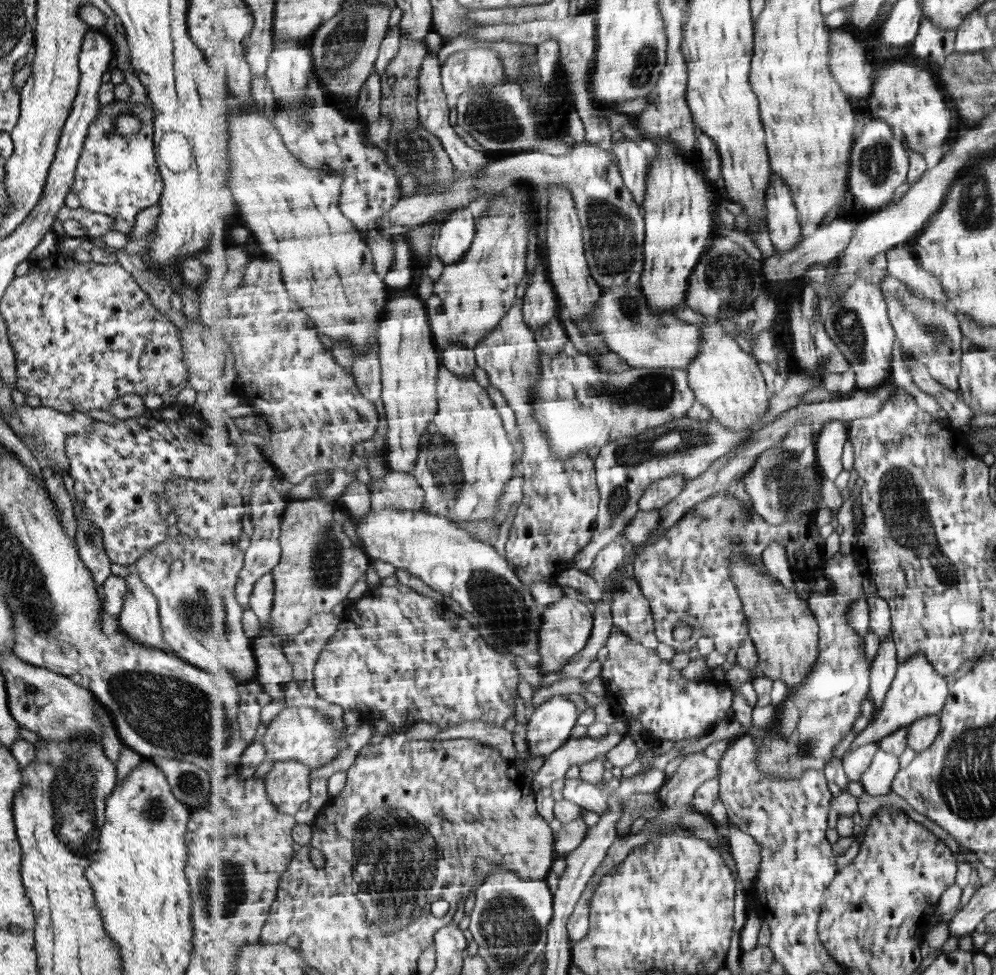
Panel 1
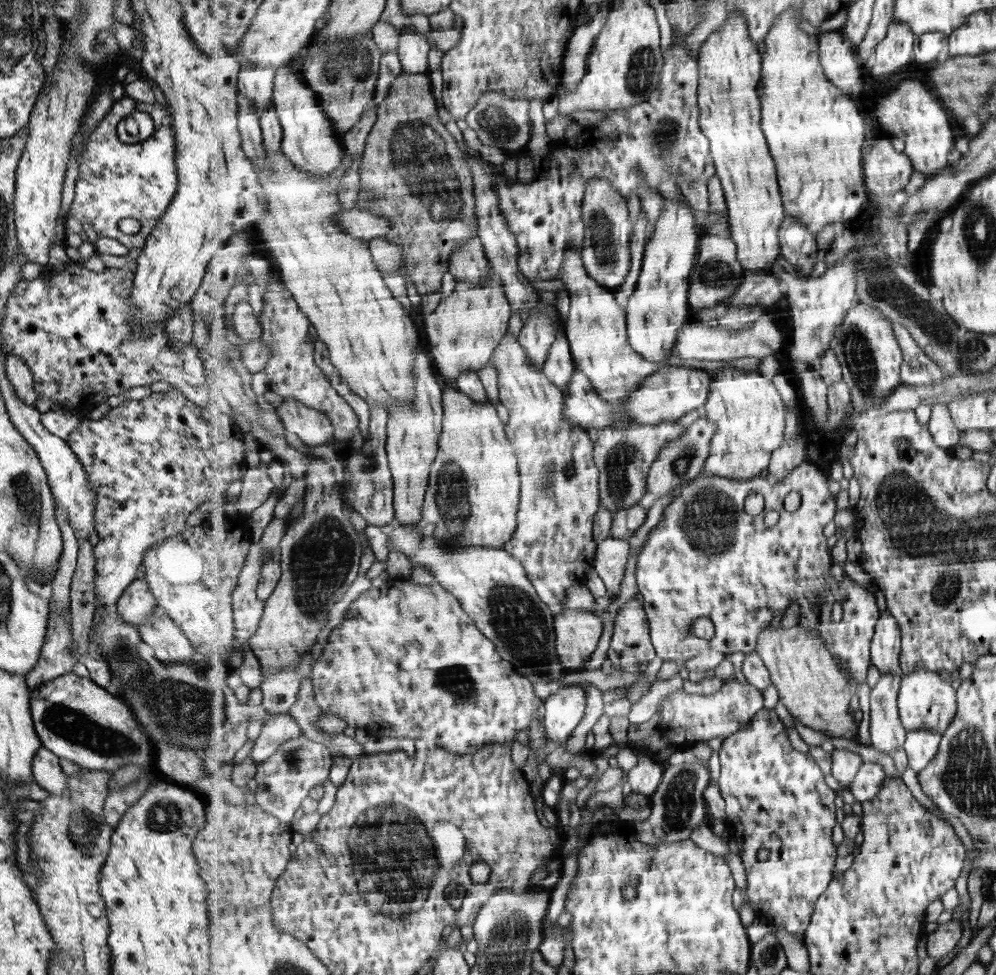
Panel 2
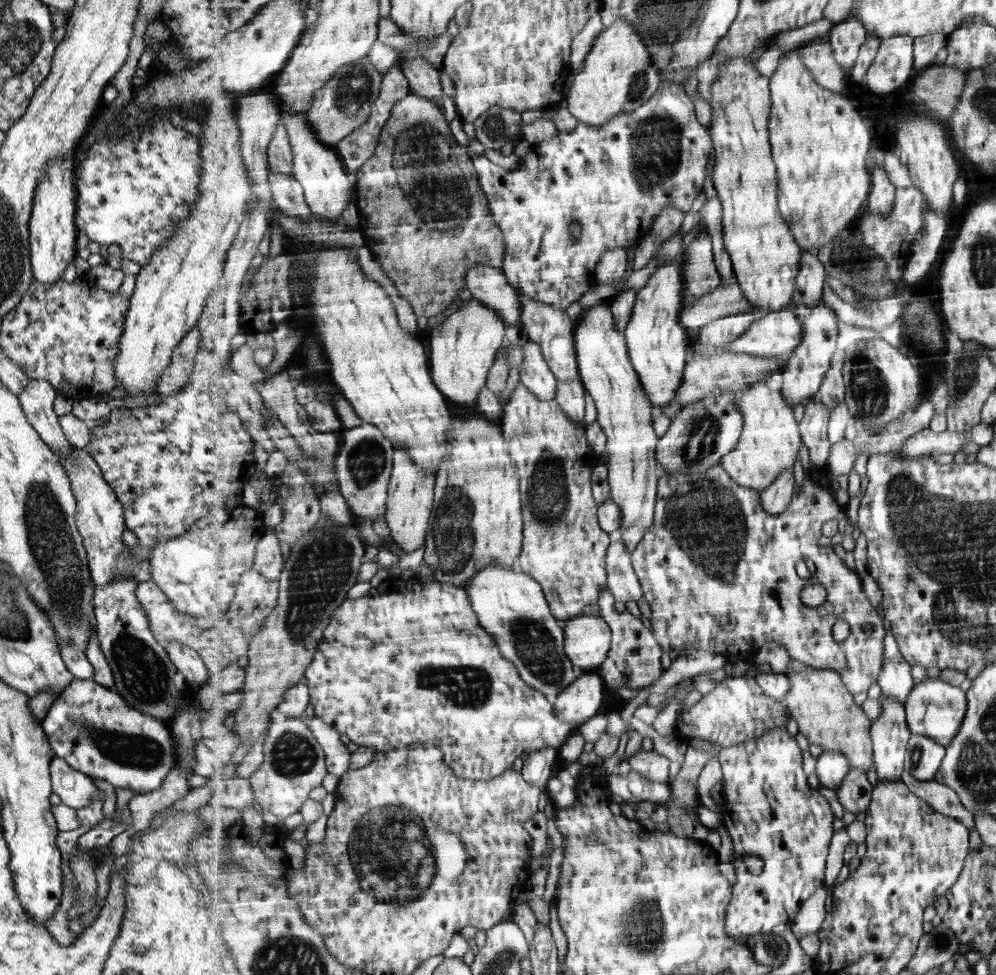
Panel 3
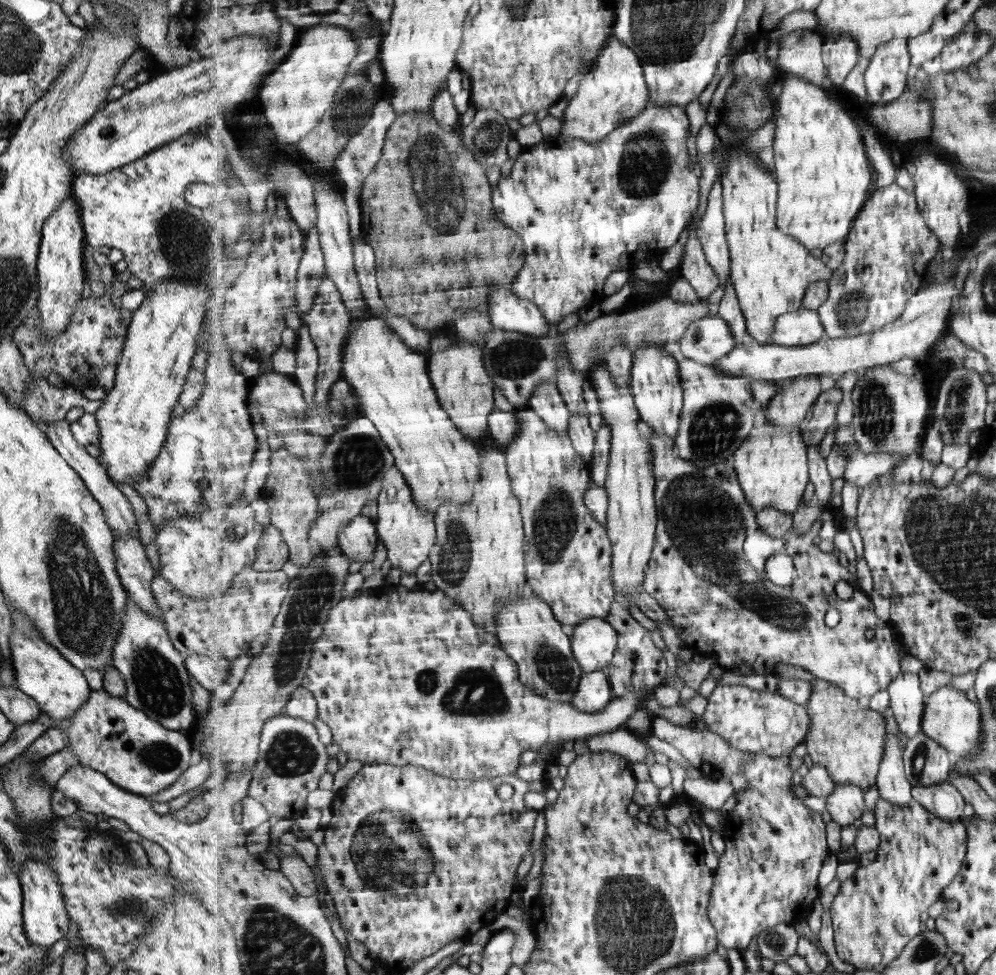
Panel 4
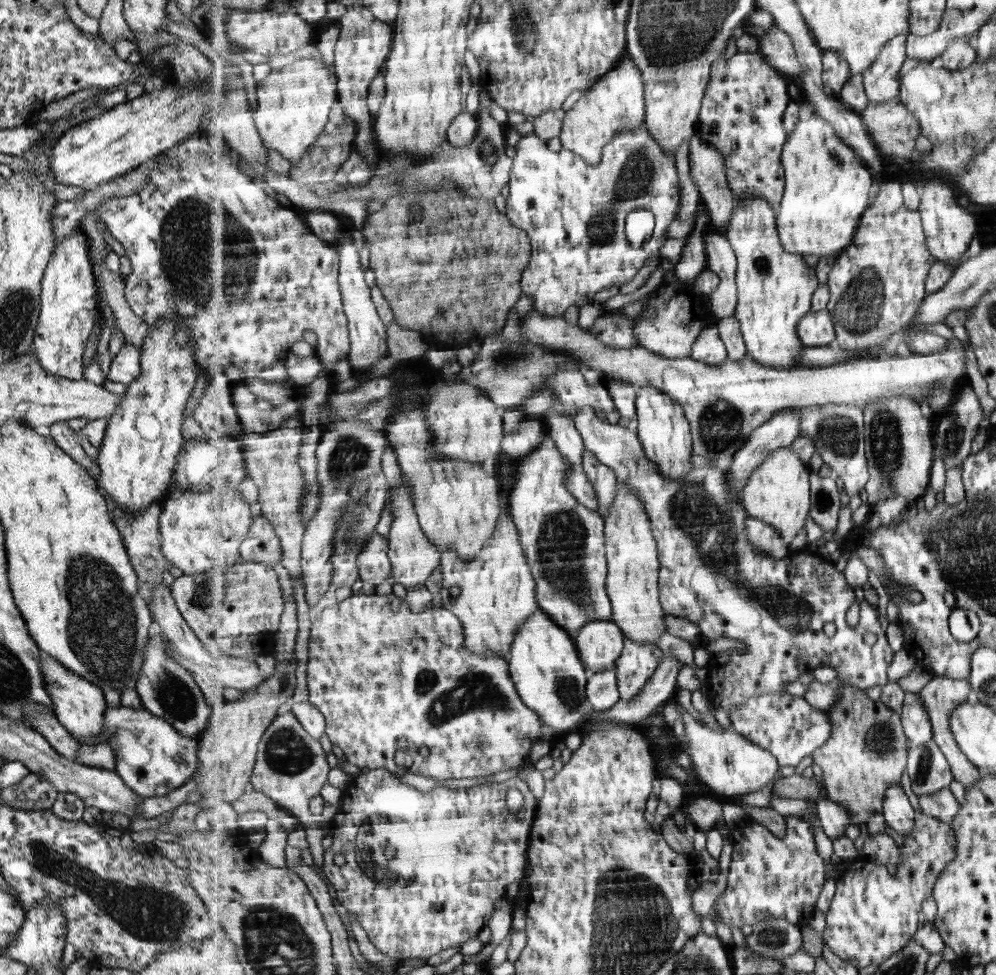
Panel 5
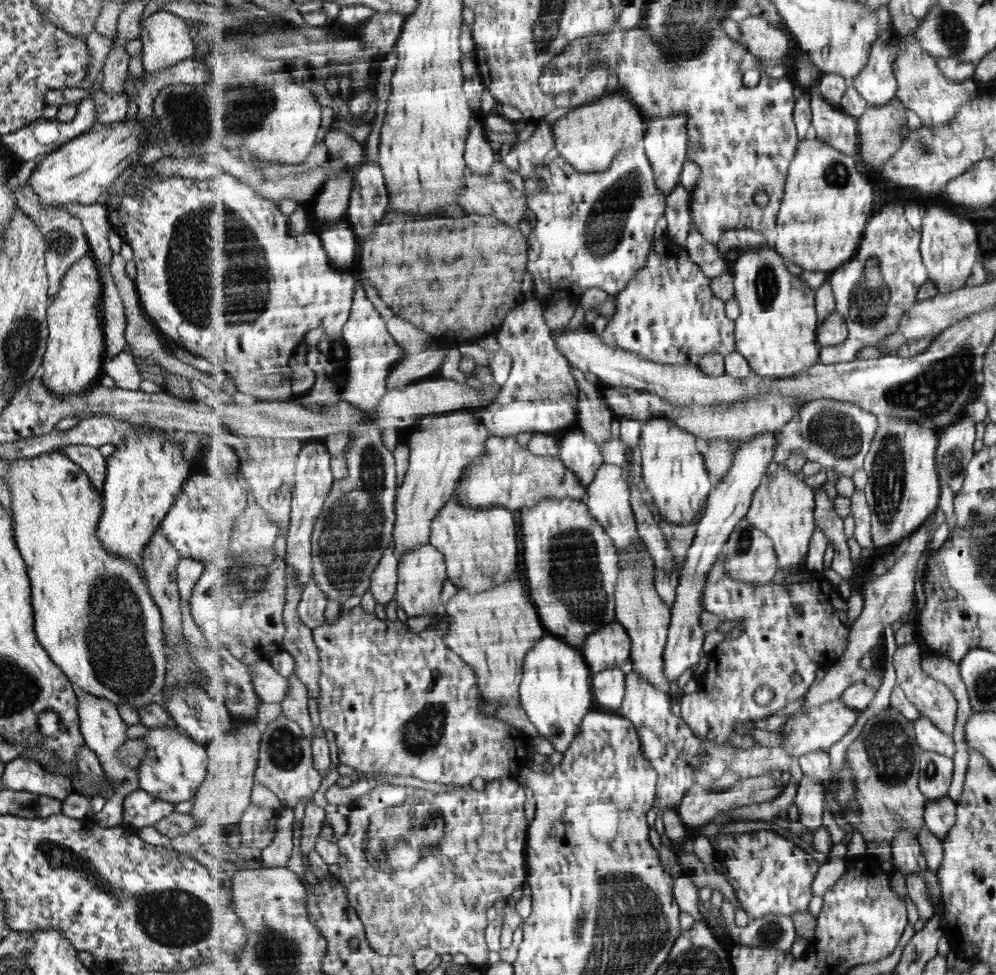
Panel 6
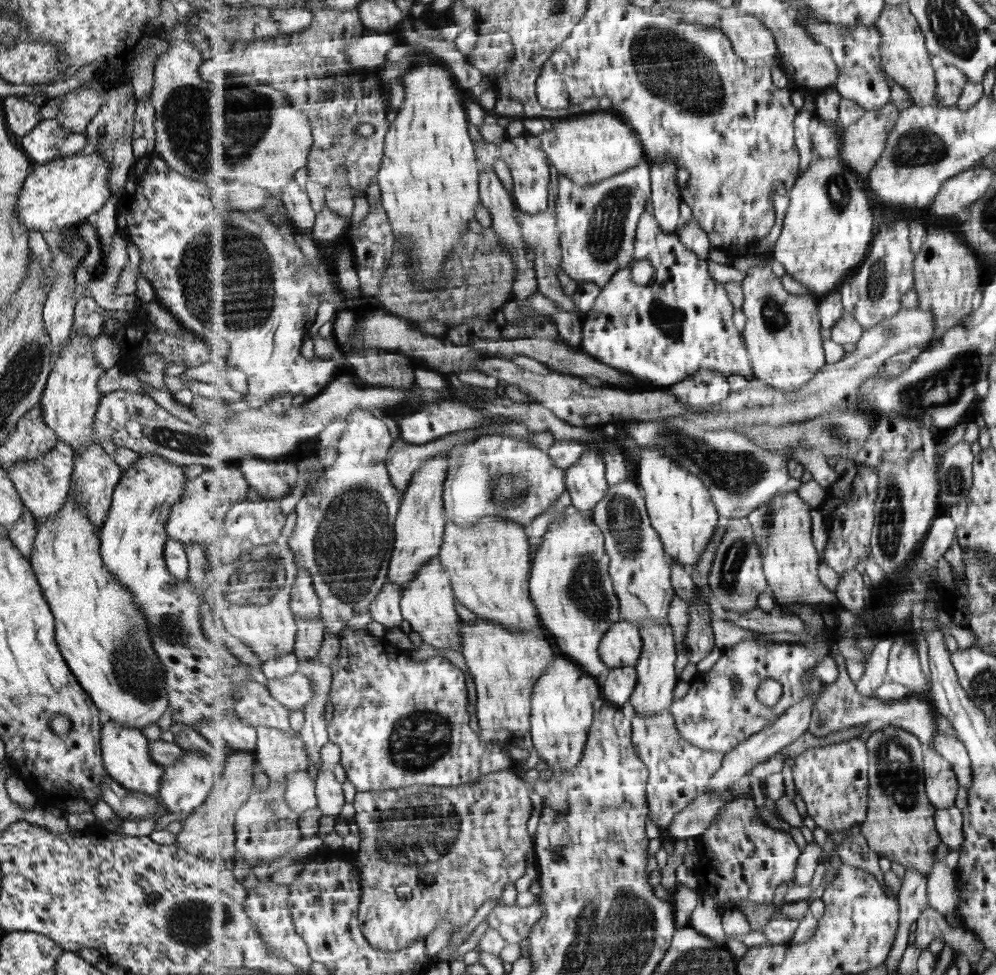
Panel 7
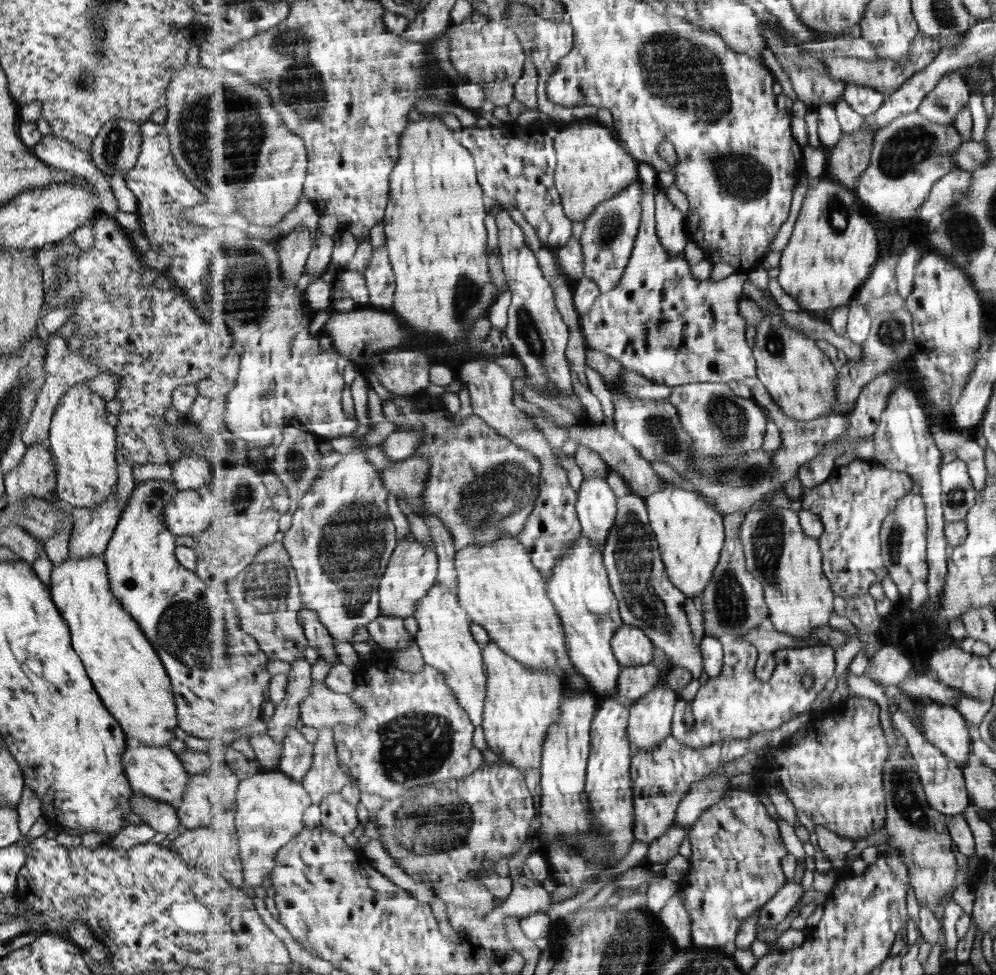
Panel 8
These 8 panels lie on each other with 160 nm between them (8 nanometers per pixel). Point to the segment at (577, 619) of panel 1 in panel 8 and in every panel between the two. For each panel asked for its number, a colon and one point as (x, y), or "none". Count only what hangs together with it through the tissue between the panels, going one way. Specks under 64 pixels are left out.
2: (578, 631)
3: (588, 639)
4: (595, 641)
5: (600, 643)
6: (610, 647)
7: (622, 647)
8: (632, 647)

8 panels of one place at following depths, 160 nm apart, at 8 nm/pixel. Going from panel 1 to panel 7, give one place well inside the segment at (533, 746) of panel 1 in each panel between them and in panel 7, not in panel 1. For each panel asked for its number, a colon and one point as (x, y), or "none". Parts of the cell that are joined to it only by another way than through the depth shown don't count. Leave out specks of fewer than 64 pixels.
2: (563, 711)
3: (581, 700)
4: (595, 693)
5: (603, 691)
6: (609, 687)
7: (618, 685)

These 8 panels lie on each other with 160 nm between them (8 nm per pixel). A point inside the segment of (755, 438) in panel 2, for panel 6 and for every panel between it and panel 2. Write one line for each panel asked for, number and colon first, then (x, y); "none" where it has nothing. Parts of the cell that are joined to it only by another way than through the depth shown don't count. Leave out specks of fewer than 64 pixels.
3: (770, 441)
4: (772, 465)
5: (779, 491)
6: (784, 507)

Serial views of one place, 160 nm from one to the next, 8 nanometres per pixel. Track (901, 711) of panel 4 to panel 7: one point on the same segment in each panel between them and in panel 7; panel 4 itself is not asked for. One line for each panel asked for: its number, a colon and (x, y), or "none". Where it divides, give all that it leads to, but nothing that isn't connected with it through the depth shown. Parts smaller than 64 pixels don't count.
5: (917, 723)
6: (930, 738)
7: (951, 748)

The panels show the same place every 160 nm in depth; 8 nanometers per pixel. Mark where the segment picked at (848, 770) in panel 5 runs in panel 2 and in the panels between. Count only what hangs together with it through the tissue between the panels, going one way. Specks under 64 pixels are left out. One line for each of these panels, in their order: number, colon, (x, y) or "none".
2: (810, 685)
3: (827, 714)
4: (847, 737)

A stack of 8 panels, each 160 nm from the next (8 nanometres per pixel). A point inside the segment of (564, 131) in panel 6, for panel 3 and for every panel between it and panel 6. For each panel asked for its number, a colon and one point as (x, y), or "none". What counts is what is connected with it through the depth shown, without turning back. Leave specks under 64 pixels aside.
3: (618, 75)
4: (616, 90)
5: (617, 104)

